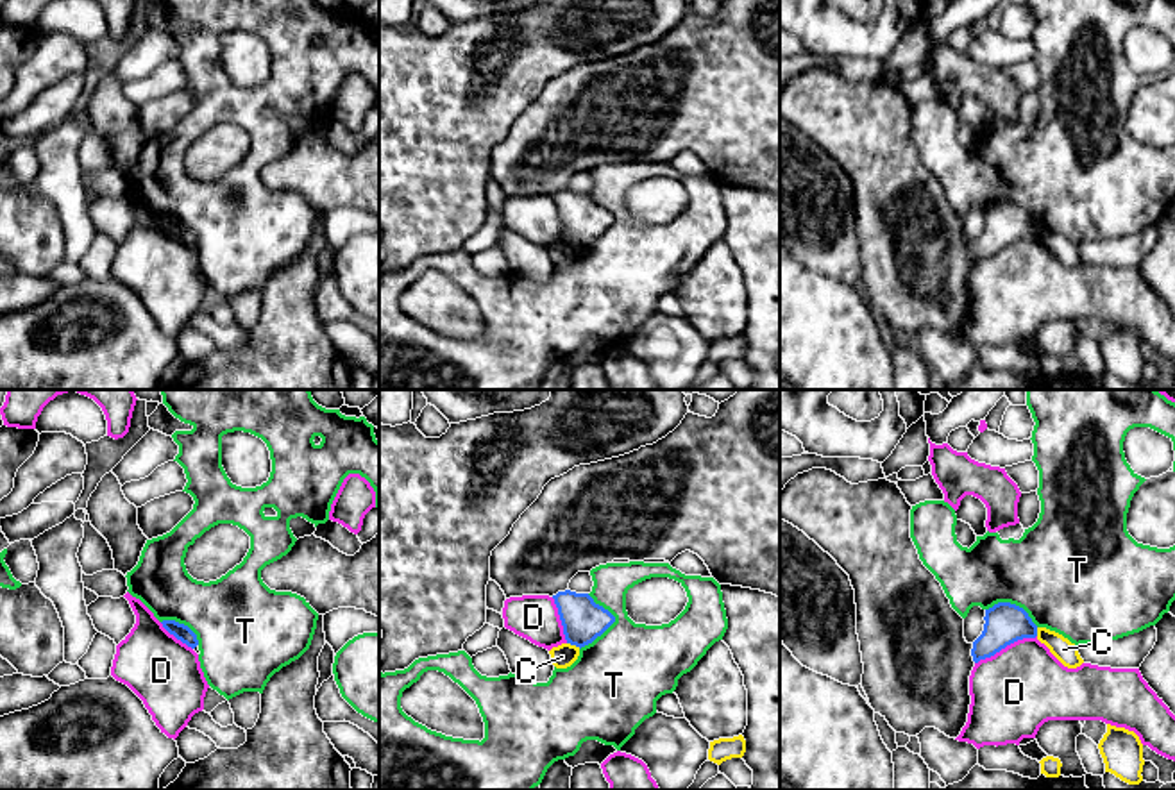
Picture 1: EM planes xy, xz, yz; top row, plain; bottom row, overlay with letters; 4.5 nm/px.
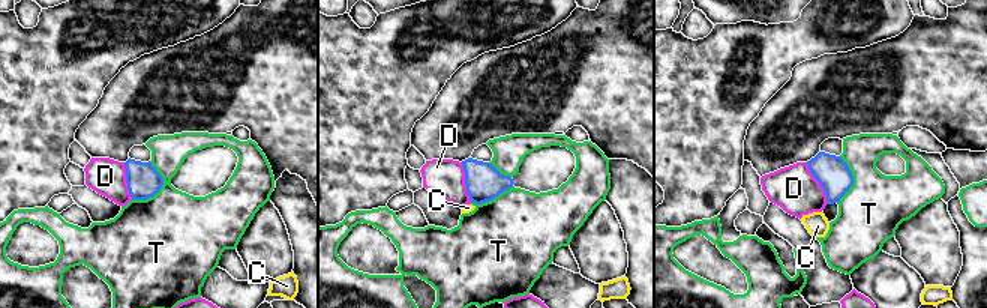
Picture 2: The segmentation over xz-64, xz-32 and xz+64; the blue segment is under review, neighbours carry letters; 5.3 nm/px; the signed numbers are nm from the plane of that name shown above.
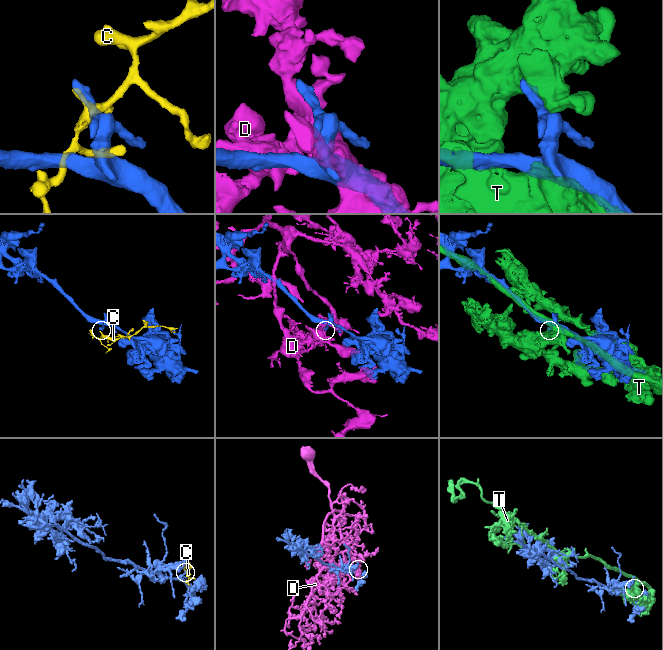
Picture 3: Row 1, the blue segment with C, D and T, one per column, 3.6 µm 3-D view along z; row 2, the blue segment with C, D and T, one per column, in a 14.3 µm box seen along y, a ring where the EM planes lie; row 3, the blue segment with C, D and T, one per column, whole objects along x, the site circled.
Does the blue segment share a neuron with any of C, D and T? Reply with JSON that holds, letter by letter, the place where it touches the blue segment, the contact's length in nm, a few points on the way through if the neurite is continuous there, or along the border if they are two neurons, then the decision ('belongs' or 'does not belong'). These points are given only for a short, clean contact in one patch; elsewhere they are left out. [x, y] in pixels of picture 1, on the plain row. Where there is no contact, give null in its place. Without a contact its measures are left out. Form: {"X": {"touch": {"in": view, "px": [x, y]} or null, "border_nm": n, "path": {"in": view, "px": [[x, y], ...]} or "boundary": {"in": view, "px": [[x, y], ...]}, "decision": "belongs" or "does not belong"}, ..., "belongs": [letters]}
{"C": {"touch": {"in": "xz", "px": [574, 243]}, "border_nm": 70, "boundary": {"in": "xz", "px": [[567, 242], [580, 247]]}, "decision": "does not belong"}, "D": {"touch": {"in": "yz", "px": [1005, 245]}, "border_nm": 300, "decision": "does not belong"}, "T": {"touch": {"in": "xz", "px": [612, 222]}, "border_nm": 260, "decision": "does not belong"}, "belongs": []}

